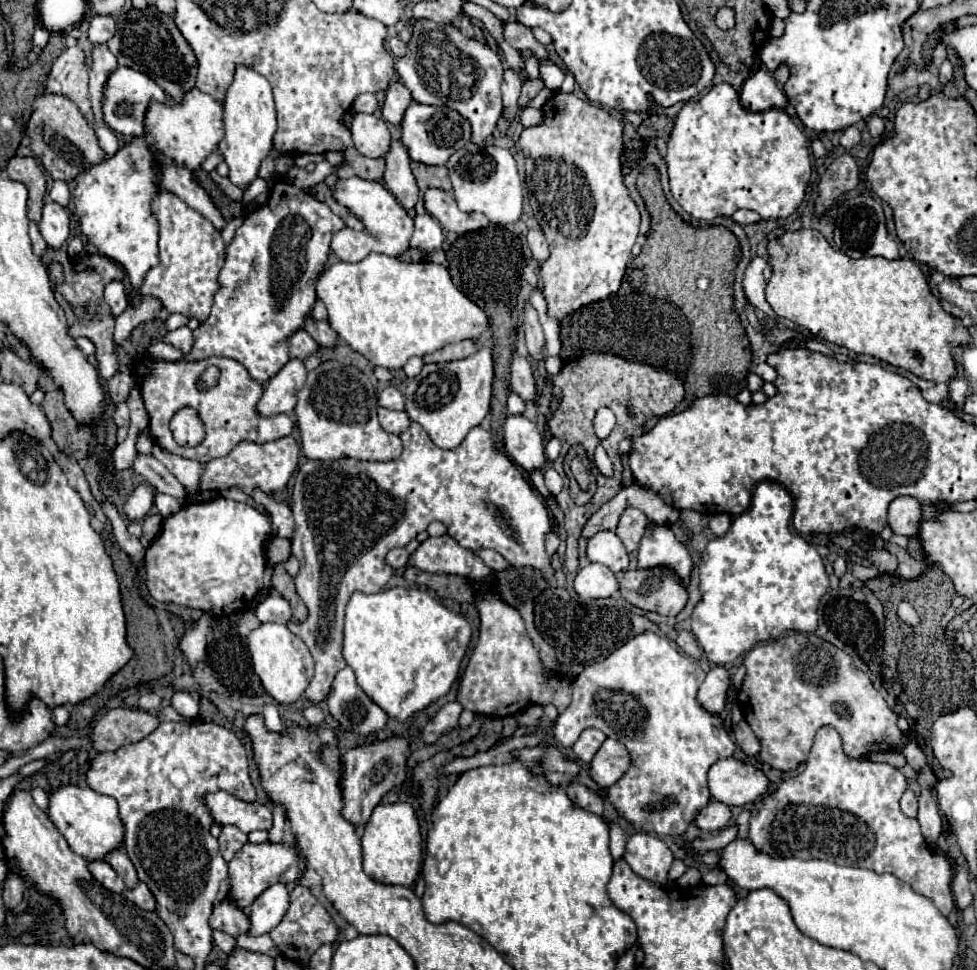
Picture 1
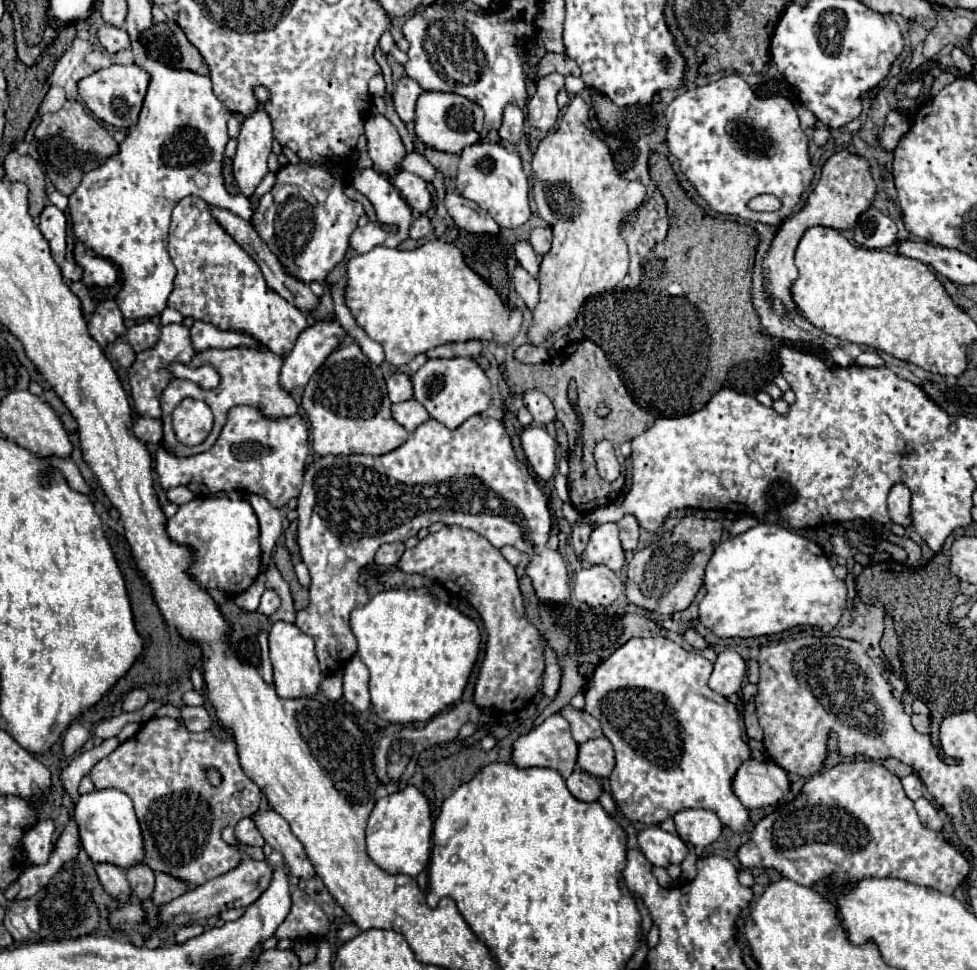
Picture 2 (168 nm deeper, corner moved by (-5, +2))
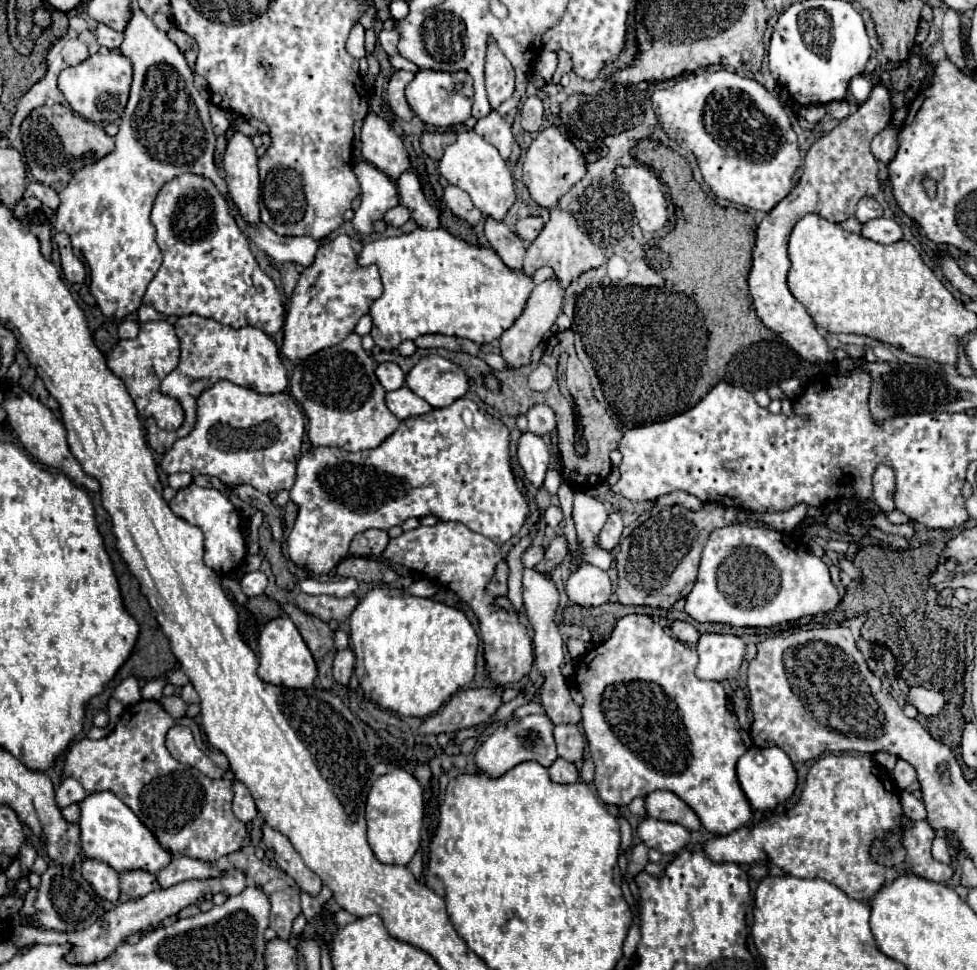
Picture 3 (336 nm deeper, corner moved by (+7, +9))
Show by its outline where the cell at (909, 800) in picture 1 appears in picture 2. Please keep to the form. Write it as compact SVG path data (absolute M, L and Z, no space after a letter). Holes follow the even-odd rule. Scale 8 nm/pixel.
M917 774L905 776L901 782L903 782L903 788L905 788L905 794L907 794L911 800L917 800L917 798L923 796L923 782L919 780Z

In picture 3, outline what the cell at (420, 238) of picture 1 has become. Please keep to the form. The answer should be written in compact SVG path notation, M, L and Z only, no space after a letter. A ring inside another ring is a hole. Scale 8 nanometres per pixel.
M397 205L397 207L391 207L391 211L385 213L383 221L391 227L401 227L405 221L409 221L409 211L403 207L403 205Z

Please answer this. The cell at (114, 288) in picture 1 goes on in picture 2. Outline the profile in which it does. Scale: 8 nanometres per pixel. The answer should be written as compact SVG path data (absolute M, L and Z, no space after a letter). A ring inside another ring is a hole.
M81 242L75 246L75 260L83 266L83 282L89 286L113 286L119 280L115 264L99 256L87 256Z

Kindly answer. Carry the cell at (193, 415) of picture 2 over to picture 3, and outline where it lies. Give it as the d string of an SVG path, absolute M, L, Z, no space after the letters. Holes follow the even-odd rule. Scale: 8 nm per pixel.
M167 321L141 323L139 335L135 339L121 339L109 353L105 353L107 367L125 383L139 415L145 419L153 417L157 425L165 431L175 431L183 423L181 405L159 391L159 383L179 365L179 355L179 339L173 325L169 325Z

